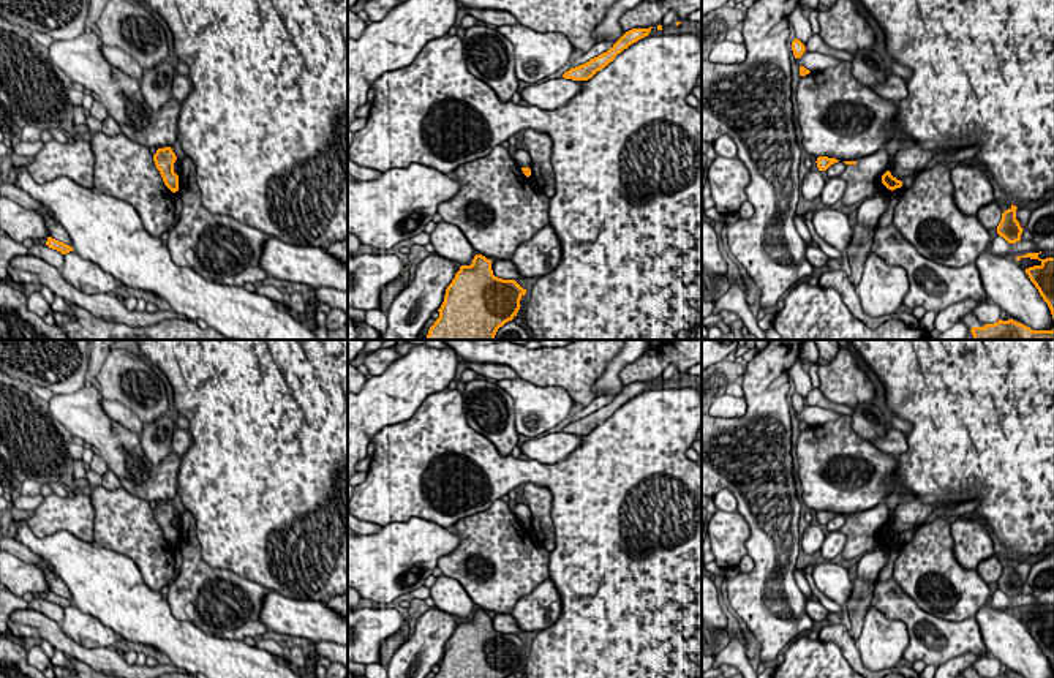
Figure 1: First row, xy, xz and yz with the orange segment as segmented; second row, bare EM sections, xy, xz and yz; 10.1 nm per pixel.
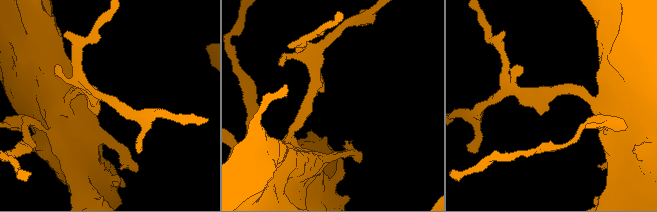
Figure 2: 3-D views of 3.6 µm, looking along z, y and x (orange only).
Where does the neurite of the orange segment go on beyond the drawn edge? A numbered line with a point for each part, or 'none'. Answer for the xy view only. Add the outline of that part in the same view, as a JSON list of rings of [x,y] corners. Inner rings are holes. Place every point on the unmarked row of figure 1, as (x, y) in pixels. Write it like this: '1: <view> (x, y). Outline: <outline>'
none

